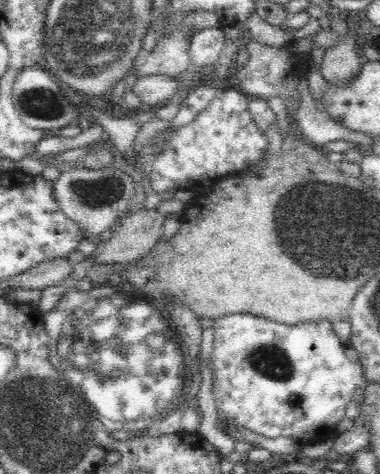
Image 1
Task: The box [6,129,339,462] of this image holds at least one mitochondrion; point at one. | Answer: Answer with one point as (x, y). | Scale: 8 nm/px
(94, 339)

